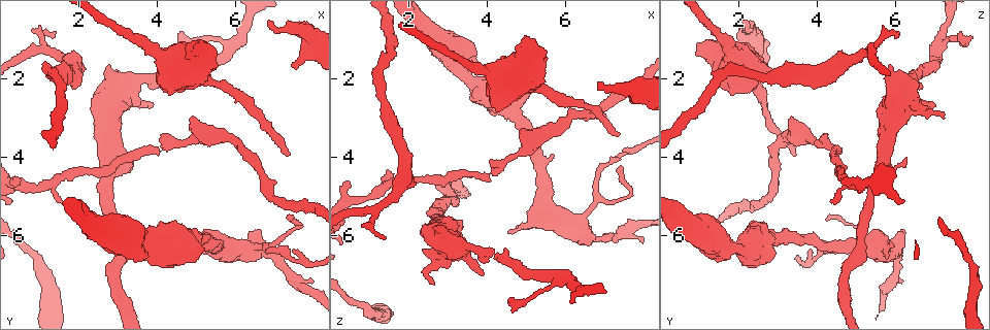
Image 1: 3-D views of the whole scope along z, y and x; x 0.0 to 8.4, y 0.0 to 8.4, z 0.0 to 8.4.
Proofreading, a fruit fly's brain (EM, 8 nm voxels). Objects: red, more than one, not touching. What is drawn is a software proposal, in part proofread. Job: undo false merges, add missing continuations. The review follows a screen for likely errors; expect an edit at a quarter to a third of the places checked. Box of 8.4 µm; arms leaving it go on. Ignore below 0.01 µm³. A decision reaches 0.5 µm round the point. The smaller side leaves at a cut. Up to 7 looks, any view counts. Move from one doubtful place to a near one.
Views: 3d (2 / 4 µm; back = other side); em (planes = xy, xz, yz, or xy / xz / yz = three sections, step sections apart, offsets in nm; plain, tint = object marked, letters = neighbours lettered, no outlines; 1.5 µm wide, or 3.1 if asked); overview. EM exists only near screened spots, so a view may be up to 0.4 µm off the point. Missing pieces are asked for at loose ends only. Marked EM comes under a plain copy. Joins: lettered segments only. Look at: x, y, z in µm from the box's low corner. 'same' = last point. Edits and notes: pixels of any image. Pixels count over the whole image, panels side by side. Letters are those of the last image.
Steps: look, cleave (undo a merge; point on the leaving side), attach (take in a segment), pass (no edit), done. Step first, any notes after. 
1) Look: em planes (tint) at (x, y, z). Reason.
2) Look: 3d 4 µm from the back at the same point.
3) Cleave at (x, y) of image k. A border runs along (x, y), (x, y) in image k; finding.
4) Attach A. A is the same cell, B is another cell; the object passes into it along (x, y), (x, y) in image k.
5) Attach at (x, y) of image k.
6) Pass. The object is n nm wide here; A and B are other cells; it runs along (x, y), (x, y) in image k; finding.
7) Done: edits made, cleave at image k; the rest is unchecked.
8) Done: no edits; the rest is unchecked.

Look: 3d 2 µm at (7.35, 3.95, 3.40). End of a long branch.

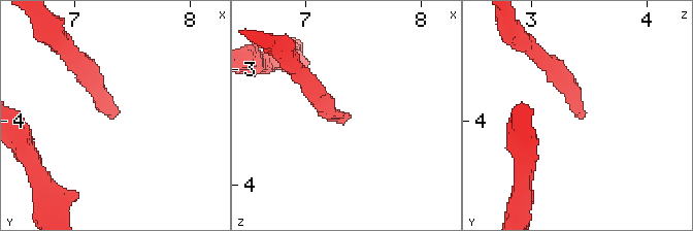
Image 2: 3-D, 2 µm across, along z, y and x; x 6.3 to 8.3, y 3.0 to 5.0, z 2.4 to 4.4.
Look: em xz step 8 (tint) at (7.38, 3.94, 3.40).

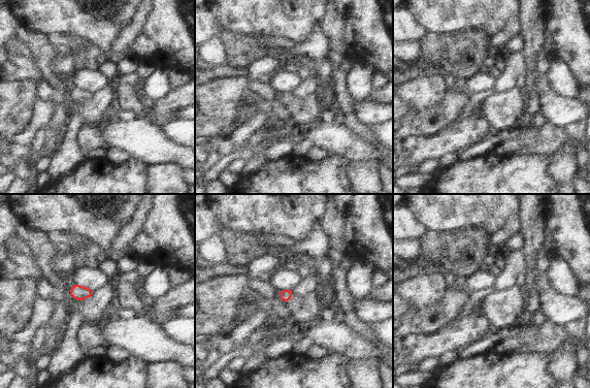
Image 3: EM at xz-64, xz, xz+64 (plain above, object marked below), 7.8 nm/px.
Look: em planes (letters) at the same point.

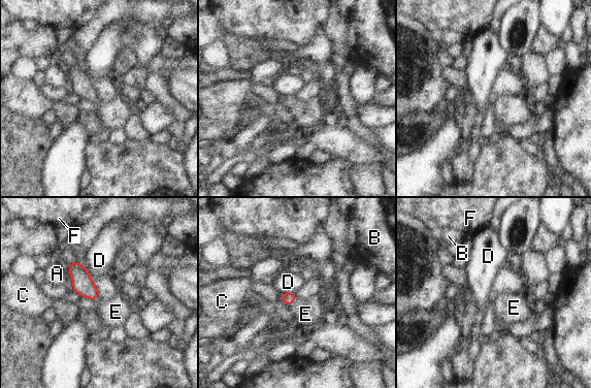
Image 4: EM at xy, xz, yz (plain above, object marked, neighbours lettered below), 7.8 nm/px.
Attach at (305, 314) of image 4. The longest contact is with D, 140 nm; E is the same cell, A, B, C, D and F are other cells; the object passes into it along (288, 298), (294, 300), (305, 314) in image 4; it goes on there.

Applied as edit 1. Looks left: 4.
Look: overview.

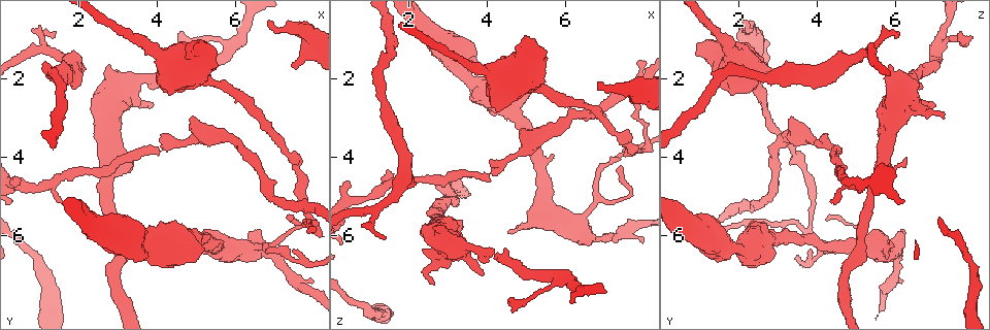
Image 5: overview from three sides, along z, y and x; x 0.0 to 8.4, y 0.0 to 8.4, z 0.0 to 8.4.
Look: em yz step 4 (tint) at (6.80, 6.25, 5.10). Branch point.

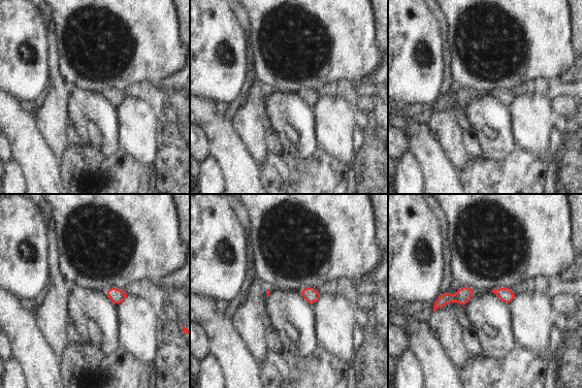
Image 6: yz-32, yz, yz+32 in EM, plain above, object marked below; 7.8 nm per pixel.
Look: em yz step 4 (letters) at the same point. What lies round it.

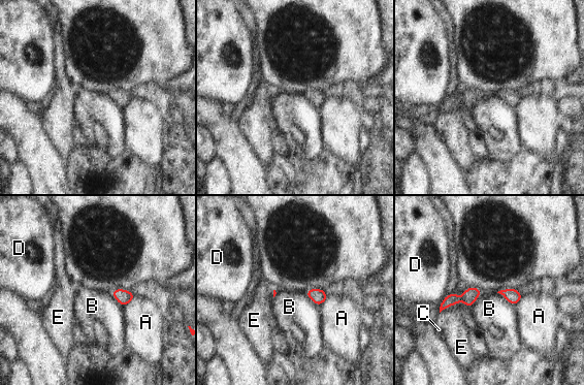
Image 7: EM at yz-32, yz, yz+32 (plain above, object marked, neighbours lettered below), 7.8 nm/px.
Pass. The object is 40 nm wide here; A, B, C, D and E are other cells; a border runs along (497, 292), (515, 306) in image 7; all the same cell.

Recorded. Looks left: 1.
Done: edits made, attach at image 4; the rest is unchecked.

